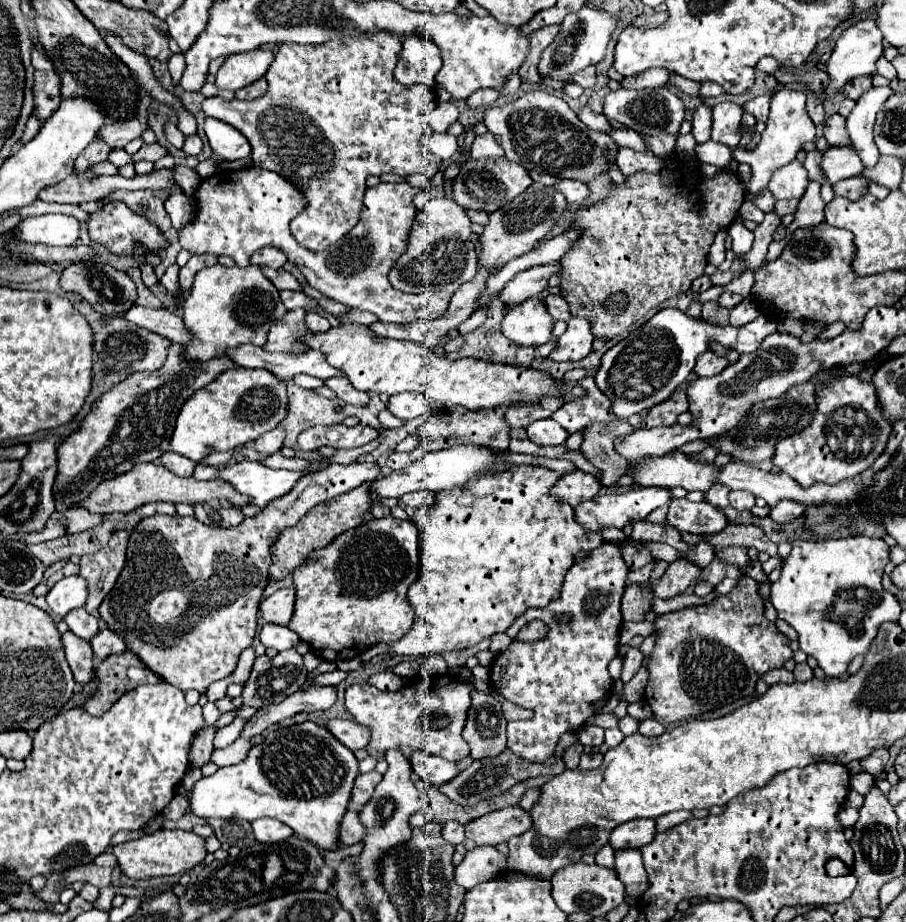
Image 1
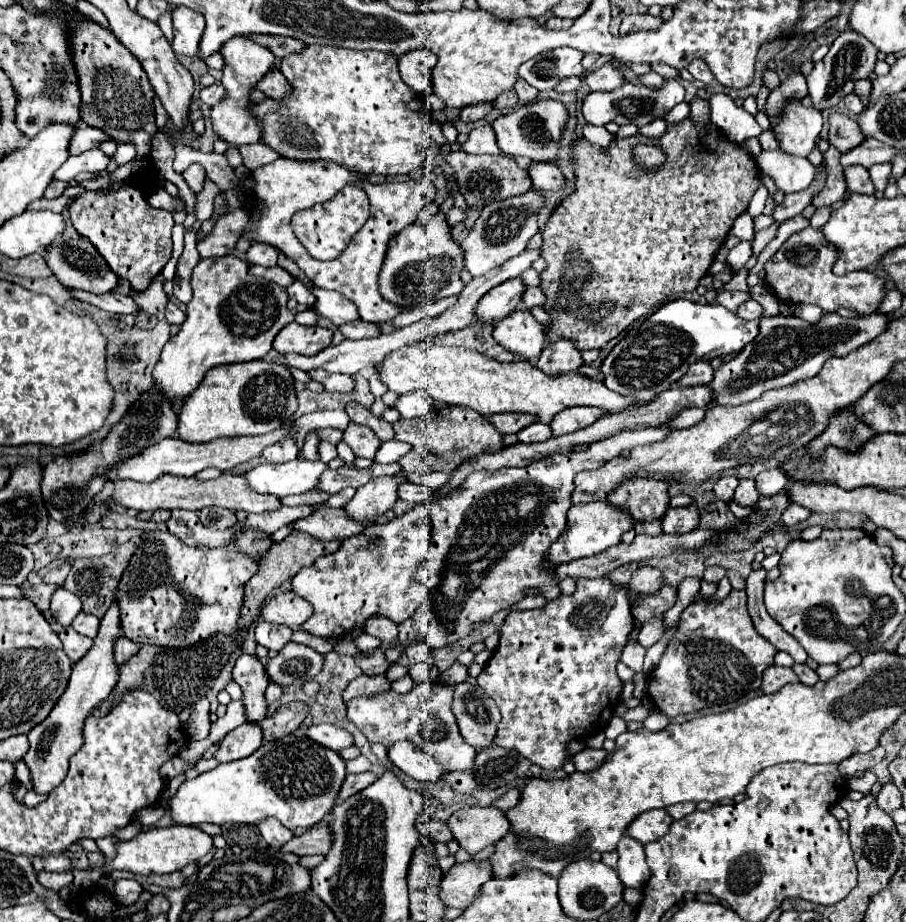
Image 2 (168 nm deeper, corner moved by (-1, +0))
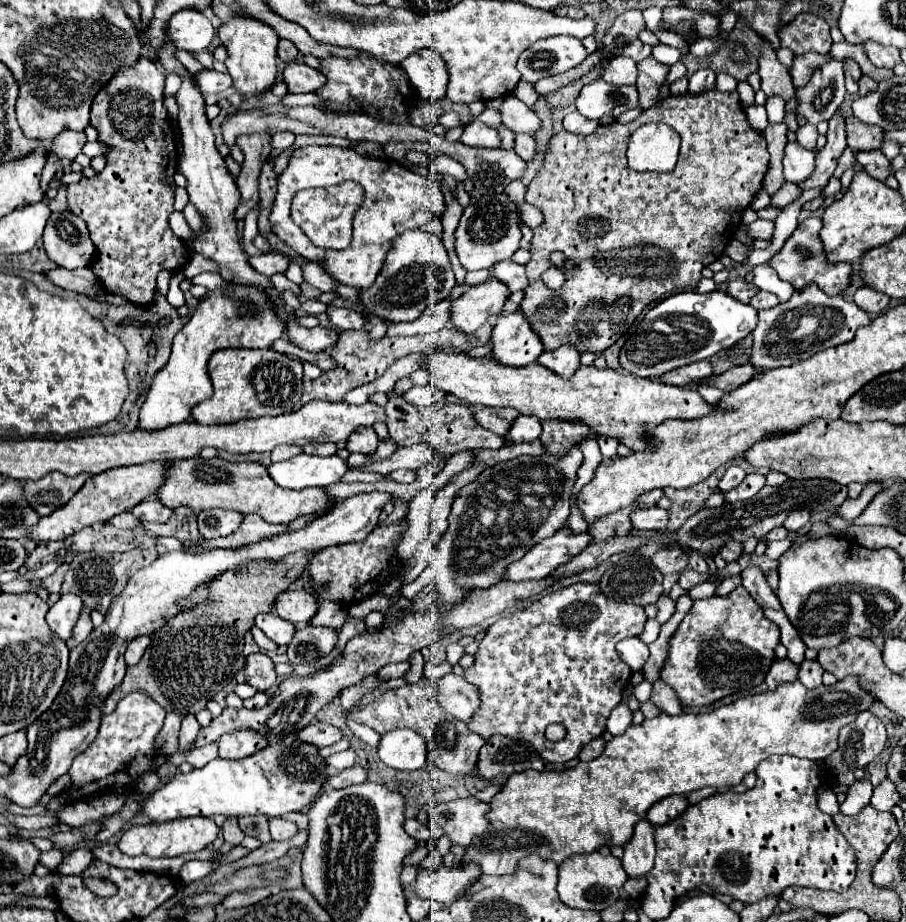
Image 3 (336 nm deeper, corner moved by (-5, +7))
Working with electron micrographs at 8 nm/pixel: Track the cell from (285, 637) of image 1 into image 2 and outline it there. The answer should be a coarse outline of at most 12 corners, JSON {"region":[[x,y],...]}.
{"region":[[260,621],[256,641],[280,651],[292,637],[286,625]]}

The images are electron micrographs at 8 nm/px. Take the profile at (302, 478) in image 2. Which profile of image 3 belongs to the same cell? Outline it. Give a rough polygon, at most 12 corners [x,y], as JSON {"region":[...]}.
{"region":[[298,454],[268,466],[282,488],[330,486],[348,464]]}

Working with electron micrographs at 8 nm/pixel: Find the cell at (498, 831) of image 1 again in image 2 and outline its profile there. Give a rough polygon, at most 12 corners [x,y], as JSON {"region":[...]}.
{"region":[[464,807],[446,821],[470,855],[510,831],[496,807]]}

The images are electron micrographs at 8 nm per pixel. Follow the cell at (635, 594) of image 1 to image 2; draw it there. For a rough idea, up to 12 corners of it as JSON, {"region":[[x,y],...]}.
{"region":[[638,567],[630,579],[636,593],[656,593],[662,571]]}

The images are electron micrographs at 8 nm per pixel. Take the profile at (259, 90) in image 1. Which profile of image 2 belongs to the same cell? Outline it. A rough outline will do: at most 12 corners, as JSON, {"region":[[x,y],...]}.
{"region":[[278,69],[258,83],[272,99],[290,95],[290,83]]}

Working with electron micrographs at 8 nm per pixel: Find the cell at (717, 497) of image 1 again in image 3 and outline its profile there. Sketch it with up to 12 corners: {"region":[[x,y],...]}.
{"region":[[730,466],[720,480],[722,492],[736,488],[746,472],[740,466]]}

